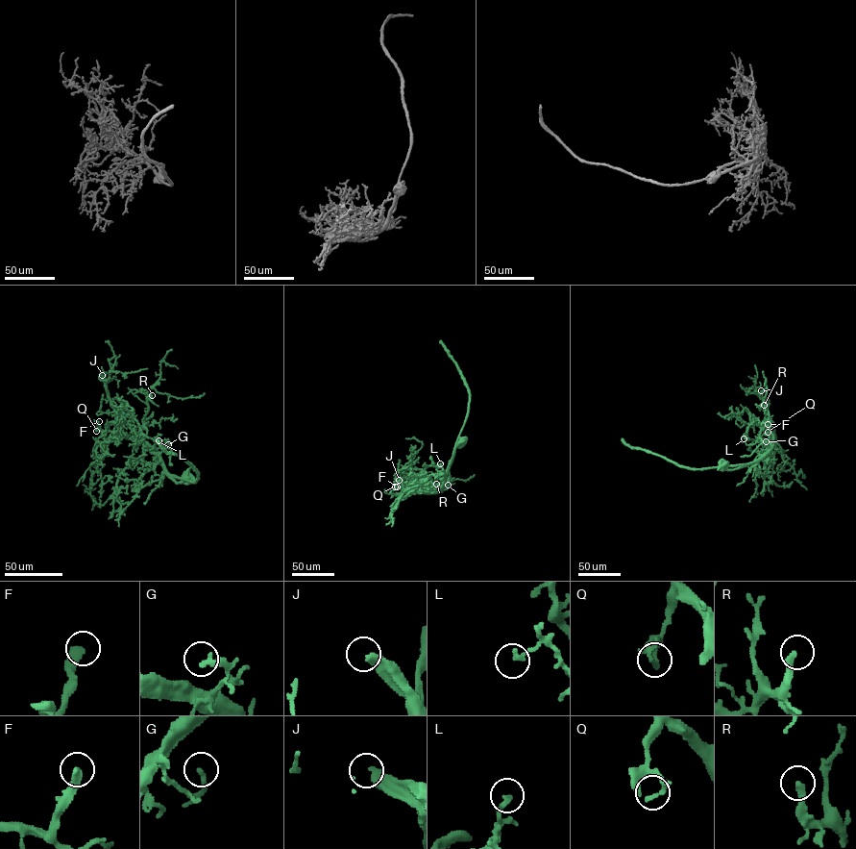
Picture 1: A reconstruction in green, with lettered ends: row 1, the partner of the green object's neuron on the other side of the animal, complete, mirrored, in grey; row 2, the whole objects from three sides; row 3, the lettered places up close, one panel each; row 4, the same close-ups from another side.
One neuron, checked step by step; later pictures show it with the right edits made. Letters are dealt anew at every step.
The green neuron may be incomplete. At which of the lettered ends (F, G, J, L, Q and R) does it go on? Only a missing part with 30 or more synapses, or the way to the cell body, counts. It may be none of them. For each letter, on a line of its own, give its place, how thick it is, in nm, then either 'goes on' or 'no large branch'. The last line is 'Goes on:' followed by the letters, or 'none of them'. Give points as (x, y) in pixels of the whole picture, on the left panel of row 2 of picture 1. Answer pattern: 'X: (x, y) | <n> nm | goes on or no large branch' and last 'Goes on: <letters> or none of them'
F: (99, 421) | 400 nm | no large branch
G: (168, 444) | 240 nm | no large branch
J: (102, 375) | 380 nm | goes on
L: (158, 440) | 220 nm | no large branch
Q: (96, 431) | 240 nm | no large branch
R: (152, 395) | 300 nm | no large branch
Goes on: J

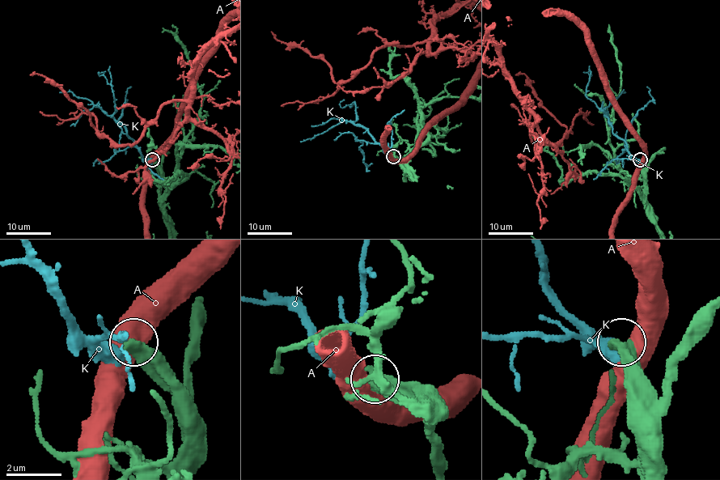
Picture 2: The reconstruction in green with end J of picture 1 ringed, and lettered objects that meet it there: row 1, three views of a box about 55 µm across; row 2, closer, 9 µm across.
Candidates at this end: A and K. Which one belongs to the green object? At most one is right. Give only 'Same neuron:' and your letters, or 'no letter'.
Same neuron: no letter

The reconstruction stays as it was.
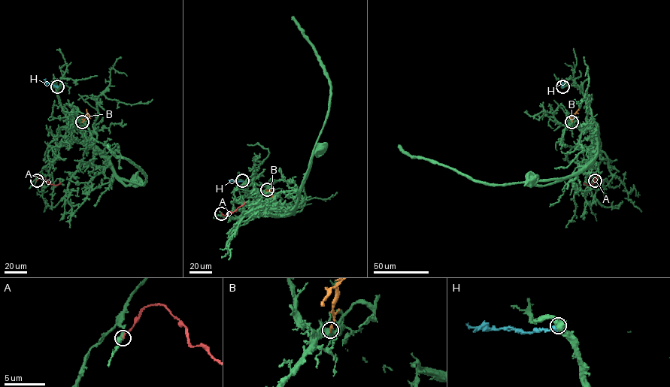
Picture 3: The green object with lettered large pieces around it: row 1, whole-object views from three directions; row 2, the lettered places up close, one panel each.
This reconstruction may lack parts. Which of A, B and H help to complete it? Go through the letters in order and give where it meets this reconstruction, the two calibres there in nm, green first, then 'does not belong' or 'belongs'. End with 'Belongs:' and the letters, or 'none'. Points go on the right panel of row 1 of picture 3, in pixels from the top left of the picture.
A: contact (595, 180); calibres 400 and 180 nm; does not belong
B: contact (571, 122); calibres 400 and 240 nm; belongs
H: contact (562, 86); calibres 460 and 700 nm; does not belong
Belongs: B

